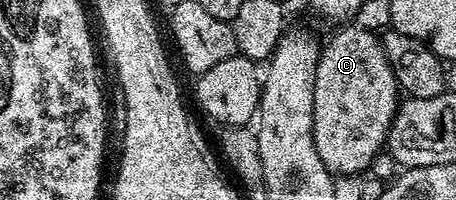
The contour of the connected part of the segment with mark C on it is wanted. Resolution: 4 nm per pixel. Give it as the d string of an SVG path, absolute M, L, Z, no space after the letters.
M345 25L322 46L315 69L315 101L313 102L313 140L319 161L334 176L358 175L367 170L386 146L388 131L399 106L399 88L395 73L387 61L381 39L374 32L356 25Z

